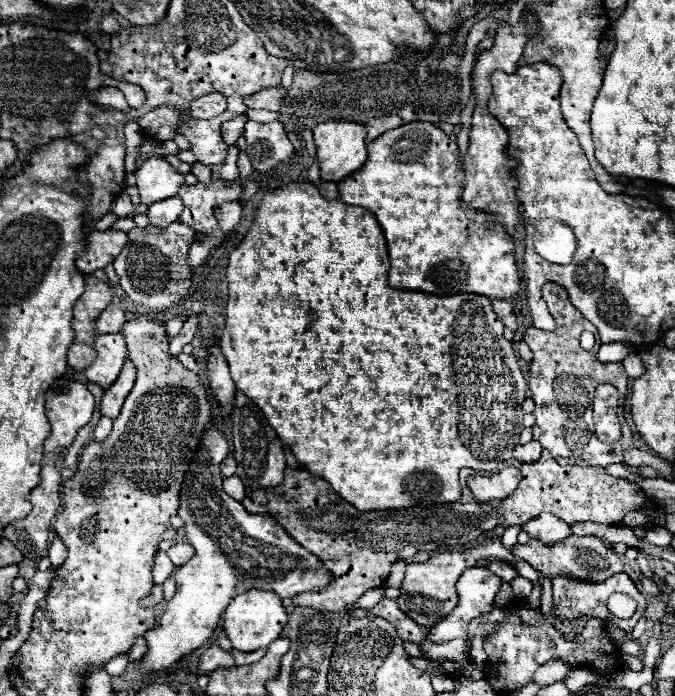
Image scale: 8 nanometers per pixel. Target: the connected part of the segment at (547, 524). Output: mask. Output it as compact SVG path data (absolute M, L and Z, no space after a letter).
M542 513L540 517L528 521L522 529L530 537L540 539L544 543L558 543L558 541L566 539L572 533L570 525L566 521L562 521L560 517L556 517L554 513Z

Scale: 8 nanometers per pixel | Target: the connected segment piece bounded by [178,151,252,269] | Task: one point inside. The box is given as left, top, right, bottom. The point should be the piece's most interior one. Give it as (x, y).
(199, 200)

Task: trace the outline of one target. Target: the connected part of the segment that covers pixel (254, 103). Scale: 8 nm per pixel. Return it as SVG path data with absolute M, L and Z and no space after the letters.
M278 87L262 89L250 97L244 97L244 105L250 109L268 109L278 111L280 109L280 97L284 97L284 91Z

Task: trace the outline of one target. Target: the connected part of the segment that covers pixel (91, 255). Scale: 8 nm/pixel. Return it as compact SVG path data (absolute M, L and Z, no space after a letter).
M112 229L92 231L88 235L88 241L86 241L88 245L84 255L76 261L78 269L82 273L94 273L96 269L104 269L120 255L126 241L128 241L128 235L122 231L112 231Z

